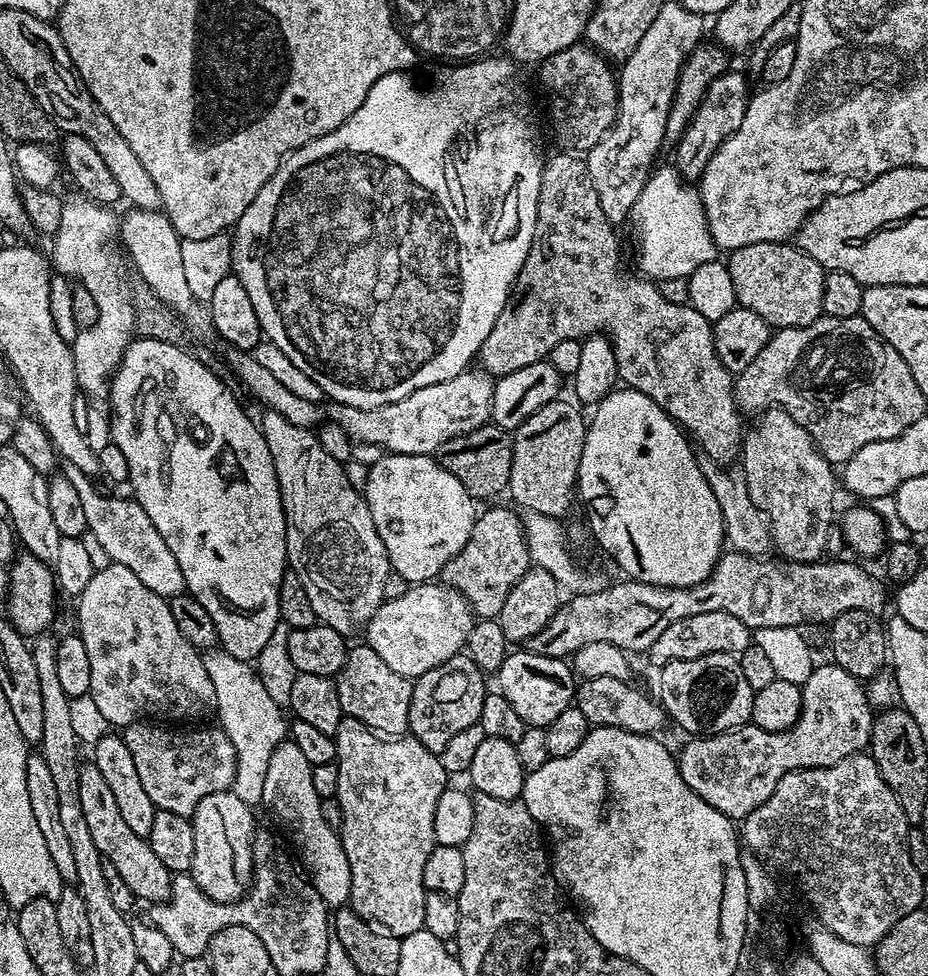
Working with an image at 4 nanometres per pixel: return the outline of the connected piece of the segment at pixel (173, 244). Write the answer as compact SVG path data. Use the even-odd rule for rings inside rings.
M132 210L132 220L128 220L128 238L122 241L127 259L136 263L135 271L158 294L162 302L175 310L182 310L184 324L193 337L204 336L213 331L211 315L201 301L190 294L186 286L186 273L182 270L181 238L174 226L159 211L141 212Z

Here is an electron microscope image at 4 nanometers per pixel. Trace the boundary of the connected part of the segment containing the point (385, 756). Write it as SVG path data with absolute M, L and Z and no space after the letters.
M345 716L338 722L338 730L334 737L336 742L336 769L338 770L338 790L334 799L342 806L342 826L338 829L338 835L340 837L341 846L345 848L346 859L350 866L350 906L359 914L363 920L371 922L373 925L379 926L385 933L393 936L405 937L415 932L421 931L424 927L424 919L426 918L426 889L422 882L422 870L426 870L426 858L430 858L430 854L436 848L436 839L434 838L434 810L438 807L438 798L442 798L442 790L449 787L450 784L450 773L442 766L439 755L430 750L426 750L426 746L422 746L422 742L413 740L411 738L385 738L375 732L372 729L366 727L362 722L358 722L358 718L350 718Z

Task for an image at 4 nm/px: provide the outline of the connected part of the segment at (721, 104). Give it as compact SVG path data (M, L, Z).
M725 70L718 78L714 78L714 82L710 82L702 102L692 116L691 123L688 124L684 135L675 145L677 148L674 167L685 180L689 182L699 181L700 175L704 173L710 162L710 158L714 158L718 146L722 146L725 138L734 134L734 130L738 130L738 126L742 126L742 118L746 118L750 99L748 87L750 87L750 81L740 70L738 72Z

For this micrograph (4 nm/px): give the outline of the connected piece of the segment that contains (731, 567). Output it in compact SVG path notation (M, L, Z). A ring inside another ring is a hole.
M725 551L721 555L720 560L714 566L714 570L710 575L701 582L689 588L667 588L666 586L654 586L647 584L641 580L631 578L621 579L621 584L609 583L606 588L600 593L573 595L571 598L565 599L561 603L559 610L554 614L554 618L550 618L550 622L546 626L542 626L542 630L538 630L538 634L534 634L534 638L530 638L526 642L527 651L534 654L542 654L546 658L565 658L575 657L576 652L583 644L590 642L610 642L614 646L618 646L622 651L629 654L635 652L647 653L653 646L654 642L658 642L658 637L662 634L662 630L666 630L666 626L674 626L674 622L678 622L682 618L694 618L694 614L714 614L715 612L725 612L726 614L734 614L734 618L738 618L738 622L742 622L749 630L758 628L769 628L770 626L786 626L787 628L800 628L804 622L824 622L830 624L834 617L840 613L846 613L850 610L862 610L864 613L870 613L874 617L881 617L882 612L886 608L886 604L890 602L890 596L886 594L883 584L876 580L870 573L866 572L862 567L852 562L826 562L827 560L812 561L811 563L795 563L781 562L779 559L765 558L762 556L747 556L741 552Z

